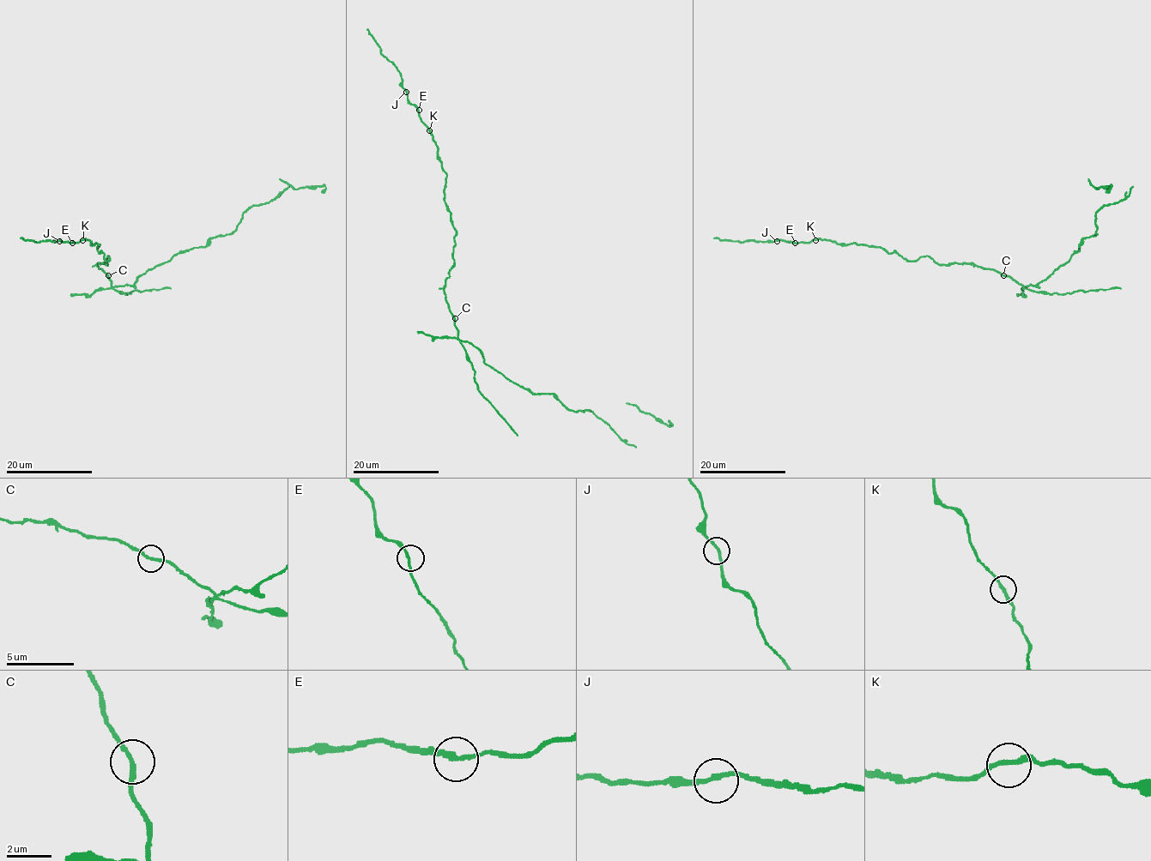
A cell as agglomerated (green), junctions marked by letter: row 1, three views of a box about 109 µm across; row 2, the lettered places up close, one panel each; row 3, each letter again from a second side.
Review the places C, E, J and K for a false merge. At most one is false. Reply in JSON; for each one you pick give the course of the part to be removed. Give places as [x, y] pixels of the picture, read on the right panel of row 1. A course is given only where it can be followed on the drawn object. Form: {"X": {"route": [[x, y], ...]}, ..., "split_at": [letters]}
{"split_at": ["C"]}

